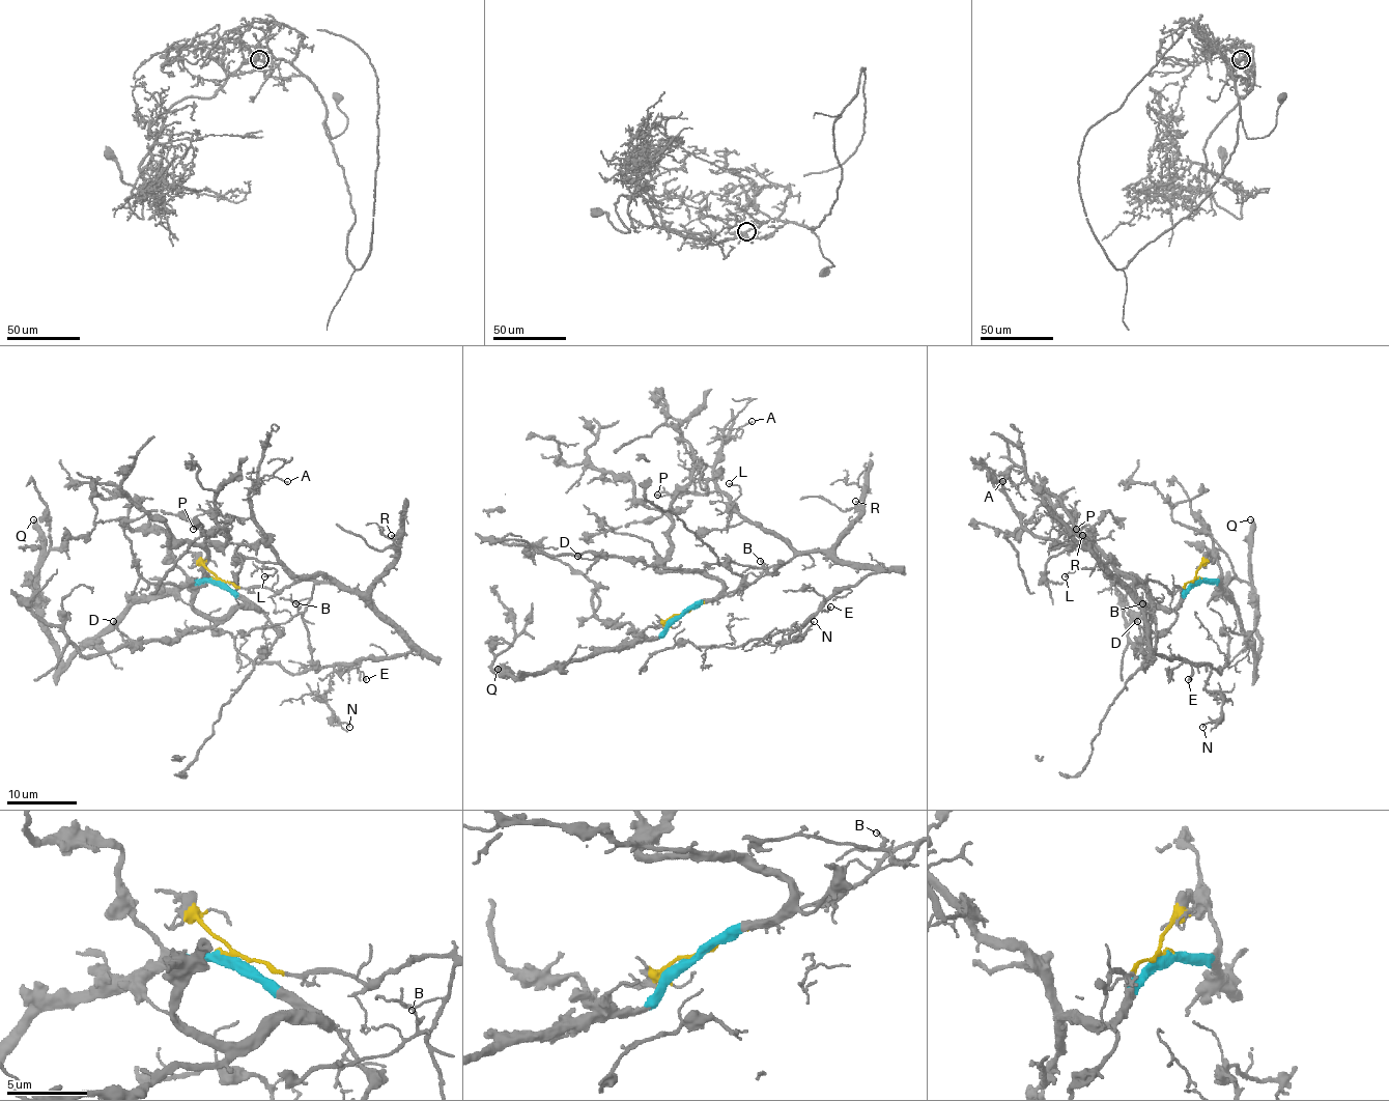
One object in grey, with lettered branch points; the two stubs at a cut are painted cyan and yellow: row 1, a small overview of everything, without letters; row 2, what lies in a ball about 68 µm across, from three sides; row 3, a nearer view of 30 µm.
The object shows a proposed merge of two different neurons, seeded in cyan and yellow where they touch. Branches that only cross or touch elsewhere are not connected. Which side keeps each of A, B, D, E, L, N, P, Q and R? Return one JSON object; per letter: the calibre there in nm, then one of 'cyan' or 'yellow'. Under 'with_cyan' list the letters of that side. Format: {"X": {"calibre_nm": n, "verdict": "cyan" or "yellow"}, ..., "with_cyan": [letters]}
{"A": {"calibre_nm": 140, "verdict": "yellow"}, "B": {"calibre_nm": 130, "verdict": "yellow"}, "D": {"calibre_nm": 190, "verdict": "cyan"}, "E": {"calibre_nm": 190, "verdict": "yellow"}, "L": {"calibre_nm": 150, "verdict": "yellow"}, "N": {"calibre_nm": 140, "verdict": "yellow"}, "P": {"calibre_nm": 140, "verdict": "yellow"}, "Q": {"calibre_nm": 360, "verdict": "cyan"}, "R": {"calibre_nm": 170, "verdict": "yellow"}, "with_cyan": ["D", "Q"]}

